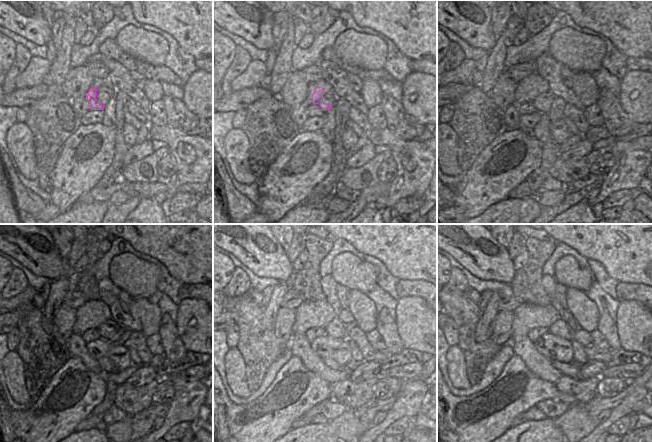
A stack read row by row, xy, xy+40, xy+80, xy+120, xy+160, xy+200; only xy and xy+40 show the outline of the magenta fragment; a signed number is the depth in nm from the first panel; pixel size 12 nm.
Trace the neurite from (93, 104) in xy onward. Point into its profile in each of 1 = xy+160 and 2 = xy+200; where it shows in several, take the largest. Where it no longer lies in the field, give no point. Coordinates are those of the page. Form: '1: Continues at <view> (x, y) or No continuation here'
1: Continues at xy+160 (310, 334)
2: Continues at xy+200 (534, 334)

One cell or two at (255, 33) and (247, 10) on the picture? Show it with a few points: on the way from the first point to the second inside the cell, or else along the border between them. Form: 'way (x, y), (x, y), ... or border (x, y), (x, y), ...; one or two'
way (255, 27), (255, 18), (253, 16); one

